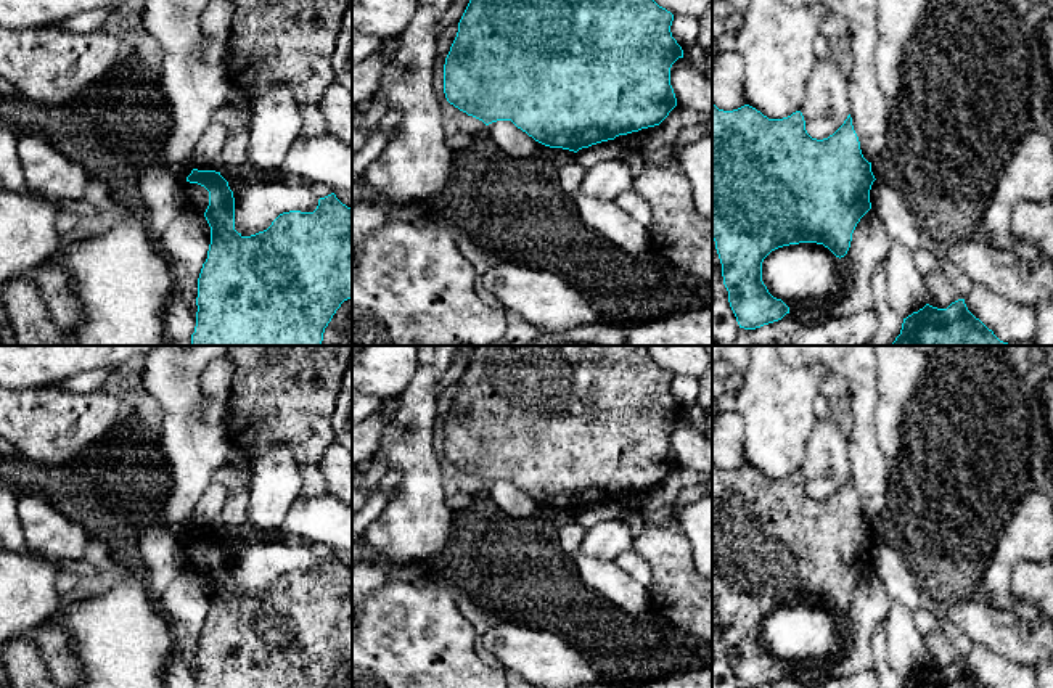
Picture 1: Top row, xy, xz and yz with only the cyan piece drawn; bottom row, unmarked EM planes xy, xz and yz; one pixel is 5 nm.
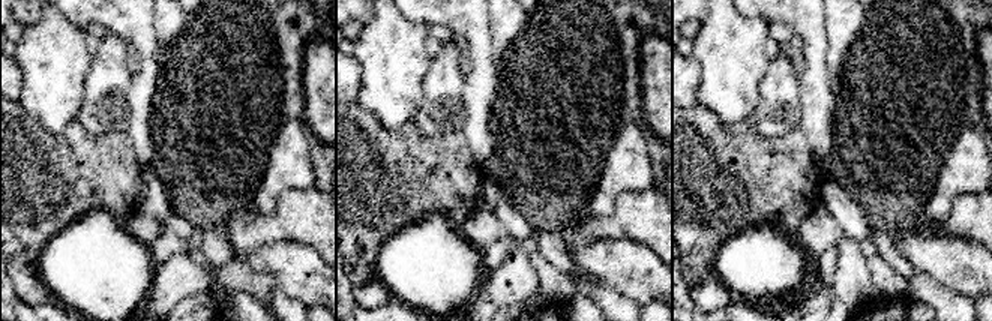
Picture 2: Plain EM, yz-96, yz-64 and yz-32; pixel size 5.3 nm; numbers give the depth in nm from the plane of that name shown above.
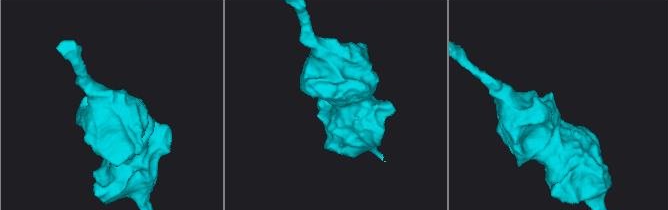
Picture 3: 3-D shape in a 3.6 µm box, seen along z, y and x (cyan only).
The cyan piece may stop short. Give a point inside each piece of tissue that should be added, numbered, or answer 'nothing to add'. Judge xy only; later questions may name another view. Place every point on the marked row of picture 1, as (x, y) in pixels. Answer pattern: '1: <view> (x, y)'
nothing to add

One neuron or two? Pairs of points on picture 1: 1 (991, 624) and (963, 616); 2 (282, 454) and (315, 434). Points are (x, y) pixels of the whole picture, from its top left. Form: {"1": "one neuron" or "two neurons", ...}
{"1": "one neuron", "2": "two neurons"}

